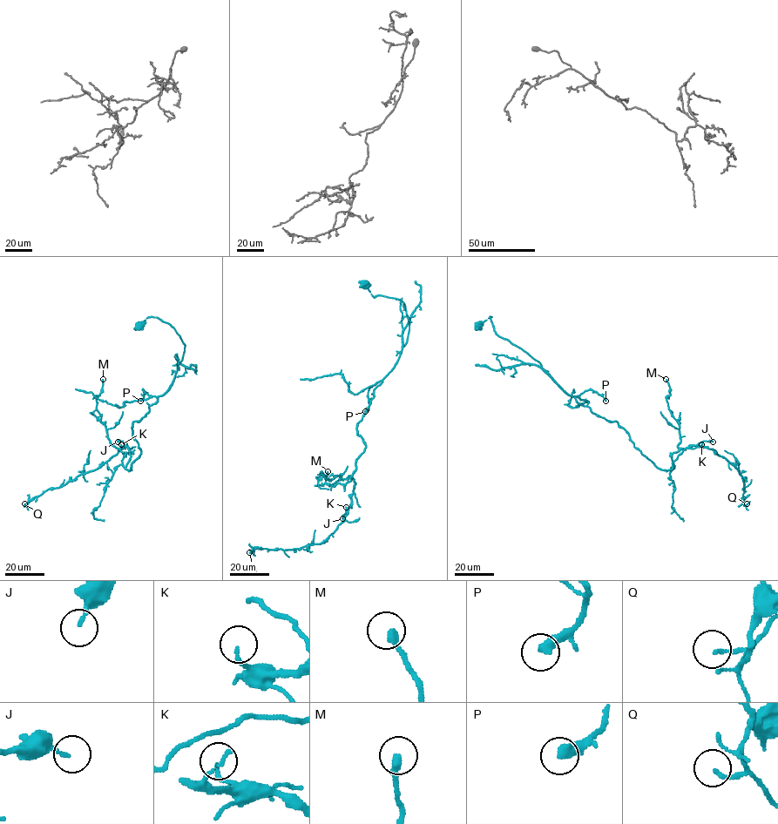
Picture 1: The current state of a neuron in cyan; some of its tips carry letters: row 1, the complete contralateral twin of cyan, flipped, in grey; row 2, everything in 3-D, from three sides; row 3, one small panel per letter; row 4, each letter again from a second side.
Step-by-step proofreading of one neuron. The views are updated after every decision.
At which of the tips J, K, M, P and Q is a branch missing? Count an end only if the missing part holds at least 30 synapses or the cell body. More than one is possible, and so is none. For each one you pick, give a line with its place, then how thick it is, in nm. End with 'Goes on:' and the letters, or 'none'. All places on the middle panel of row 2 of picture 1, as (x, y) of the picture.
Goes on: none

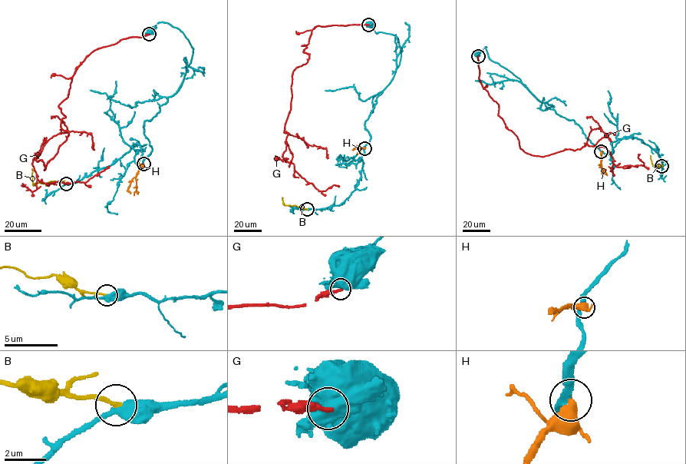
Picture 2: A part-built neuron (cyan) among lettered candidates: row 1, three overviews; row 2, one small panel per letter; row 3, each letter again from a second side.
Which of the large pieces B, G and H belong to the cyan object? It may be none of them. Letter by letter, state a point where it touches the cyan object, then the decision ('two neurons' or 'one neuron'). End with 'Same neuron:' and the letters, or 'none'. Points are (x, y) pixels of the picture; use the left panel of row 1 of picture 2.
B: contact (66, 183); one neuron
G: contact (149, 34); two neurons
H: contact (143, 164); two neurons
Same neuron: B

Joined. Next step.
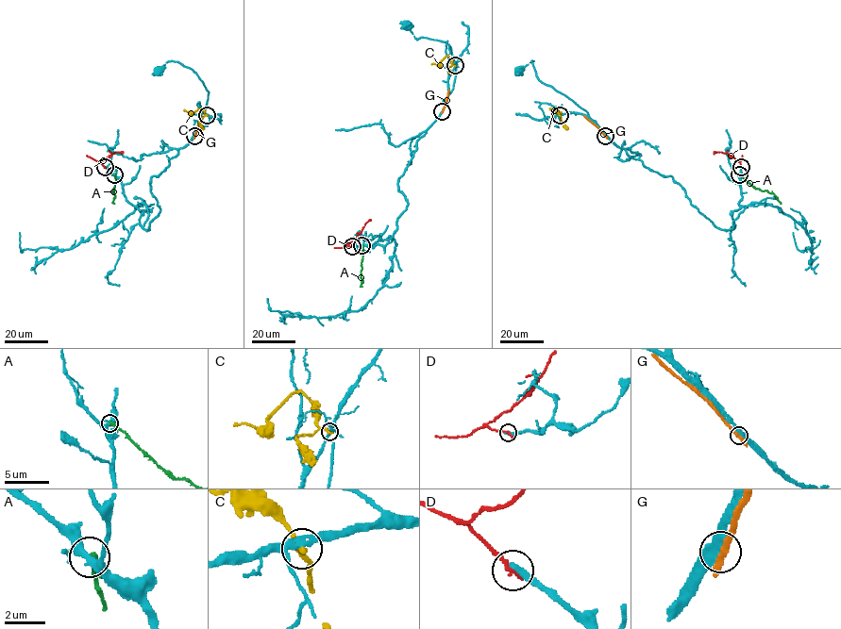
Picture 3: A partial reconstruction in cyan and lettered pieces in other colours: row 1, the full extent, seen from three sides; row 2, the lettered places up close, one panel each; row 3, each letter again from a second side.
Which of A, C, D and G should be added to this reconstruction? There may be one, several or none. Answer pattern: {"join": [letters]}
{"join": []}

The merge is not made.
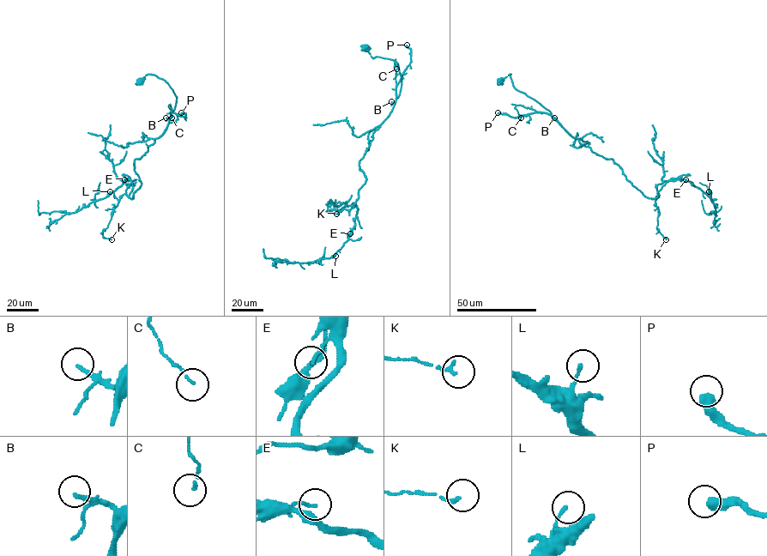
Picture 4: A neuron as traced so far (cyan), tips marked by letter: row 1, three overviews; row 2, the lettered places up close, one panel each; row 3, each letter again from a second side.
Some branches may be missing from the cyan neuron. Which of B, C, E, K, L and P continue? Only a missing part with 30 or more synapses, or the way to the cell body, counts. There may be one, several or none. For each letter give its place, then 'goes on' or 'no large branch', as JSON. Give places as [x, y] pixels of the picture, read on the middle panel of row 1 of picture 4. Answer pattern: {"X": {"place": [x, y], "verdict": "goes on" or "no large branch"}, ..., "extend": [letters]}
{"B": {"place": [391, 101], "verdict": "goes on"}, "C": {"place": [396, 69], "verdict": "no large branch"}, "E": {"place": [350, 233], "verdict": "no large branch"}, "K": {"place": [336, 214], "verdict": "no large branch"}, "L": {"place": [335, 256], "verdict": "no large branch"}, "P": {"place": [407, 45], "verdict": "goes on"}, "extend": ["B", "P"]}

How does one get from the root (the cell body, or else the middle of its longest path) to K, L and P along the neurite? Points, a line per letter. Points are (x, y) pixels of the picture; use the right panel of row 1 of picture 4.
K: (499, 80), (510, 74), (516, 89), (612, 159), (645, 196), (658, 194), (656, 227), (666, 239)
L: (499, 80), (510, 74), (516, 89), (612, 159), (646, 196), (656, 198), (673, 178), (709, 191)
P: (499, 80), (510, 74), (516, 89), (551, 113), (534, 112), (513, 117), (498, 112)

